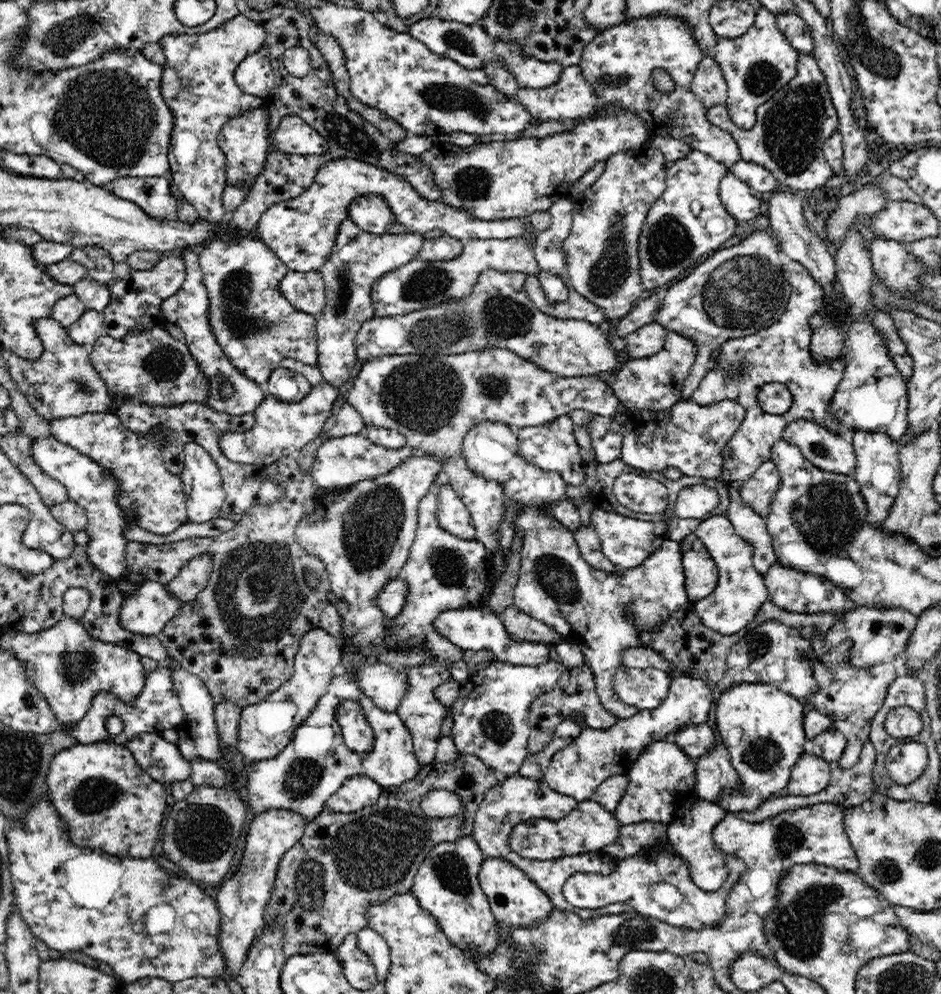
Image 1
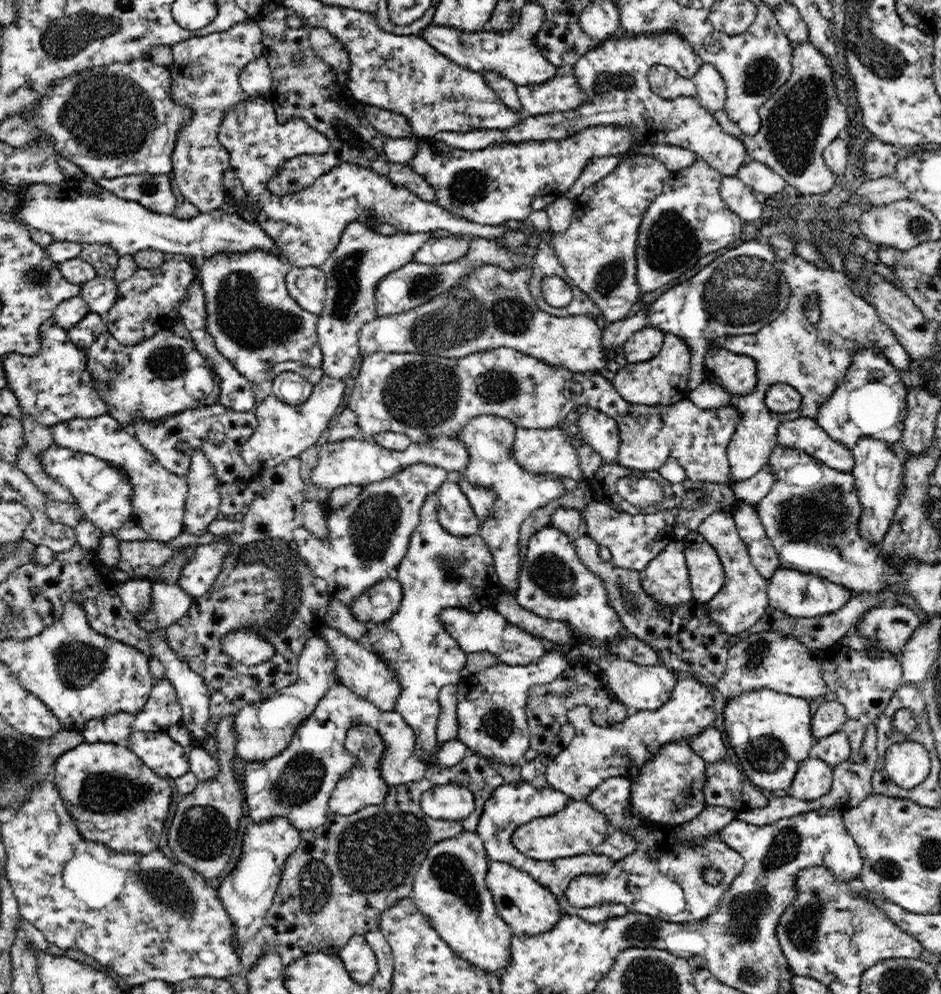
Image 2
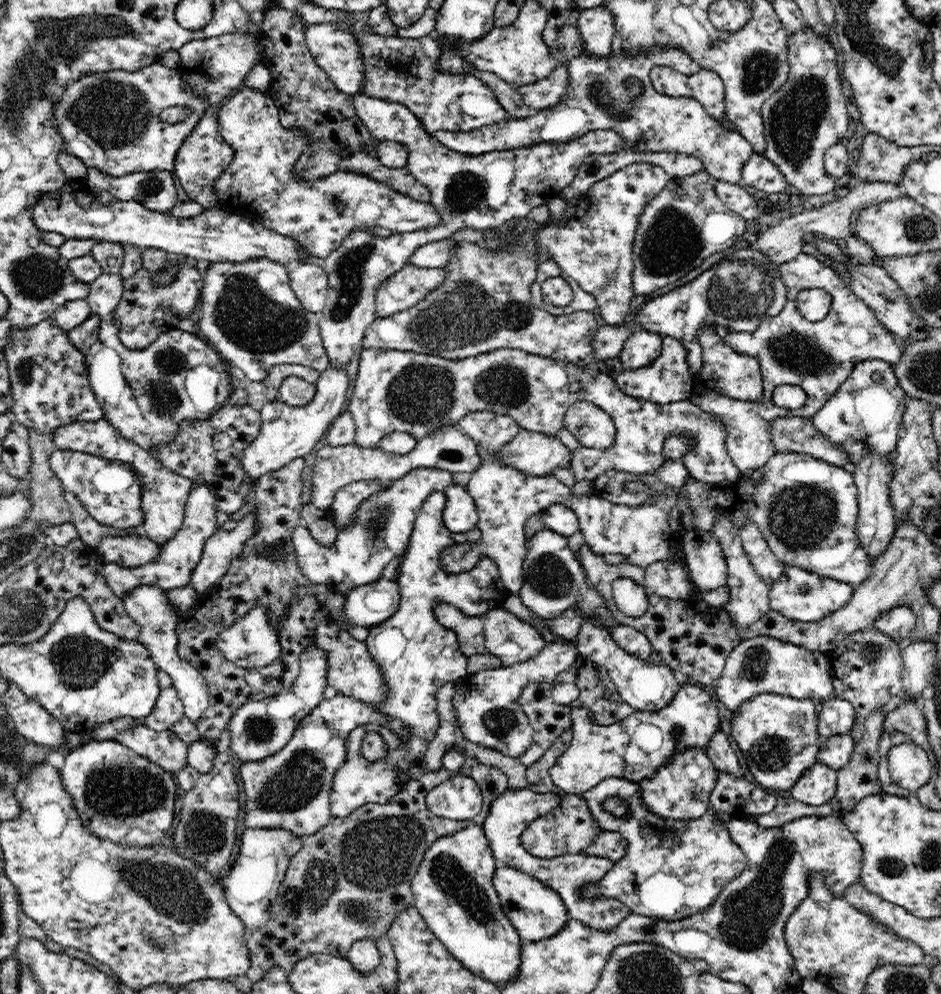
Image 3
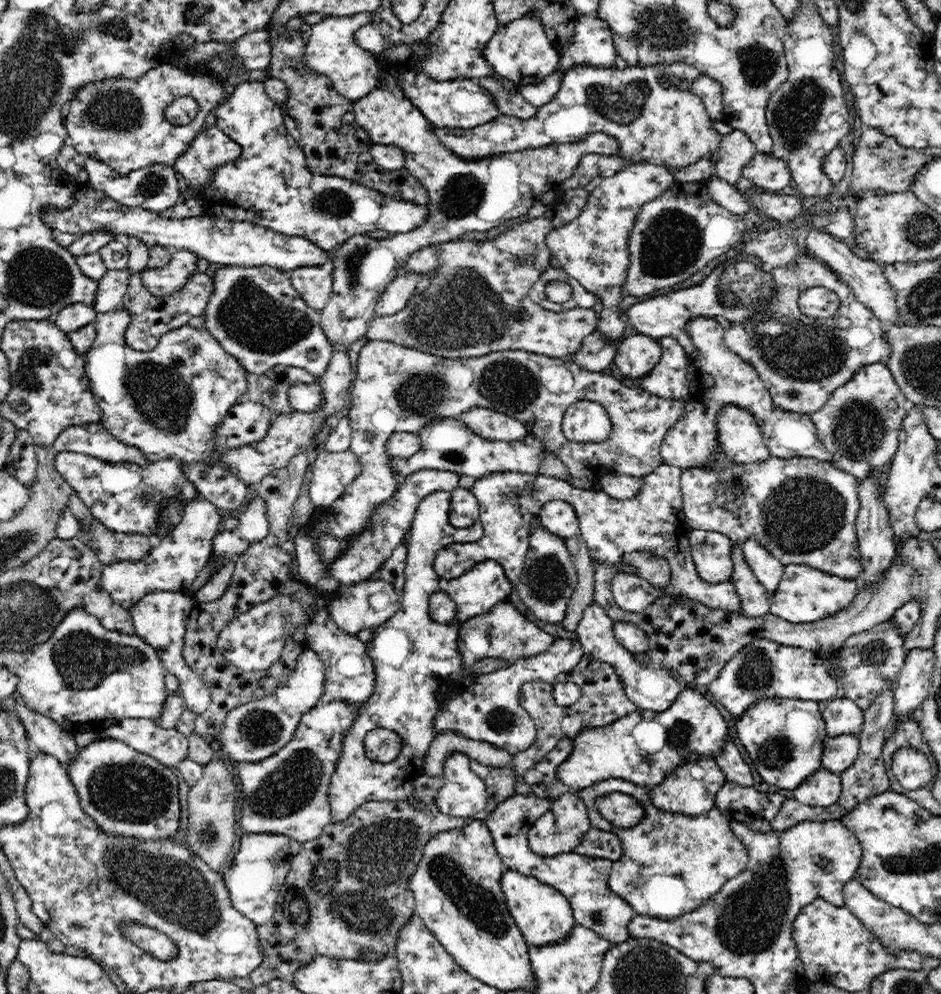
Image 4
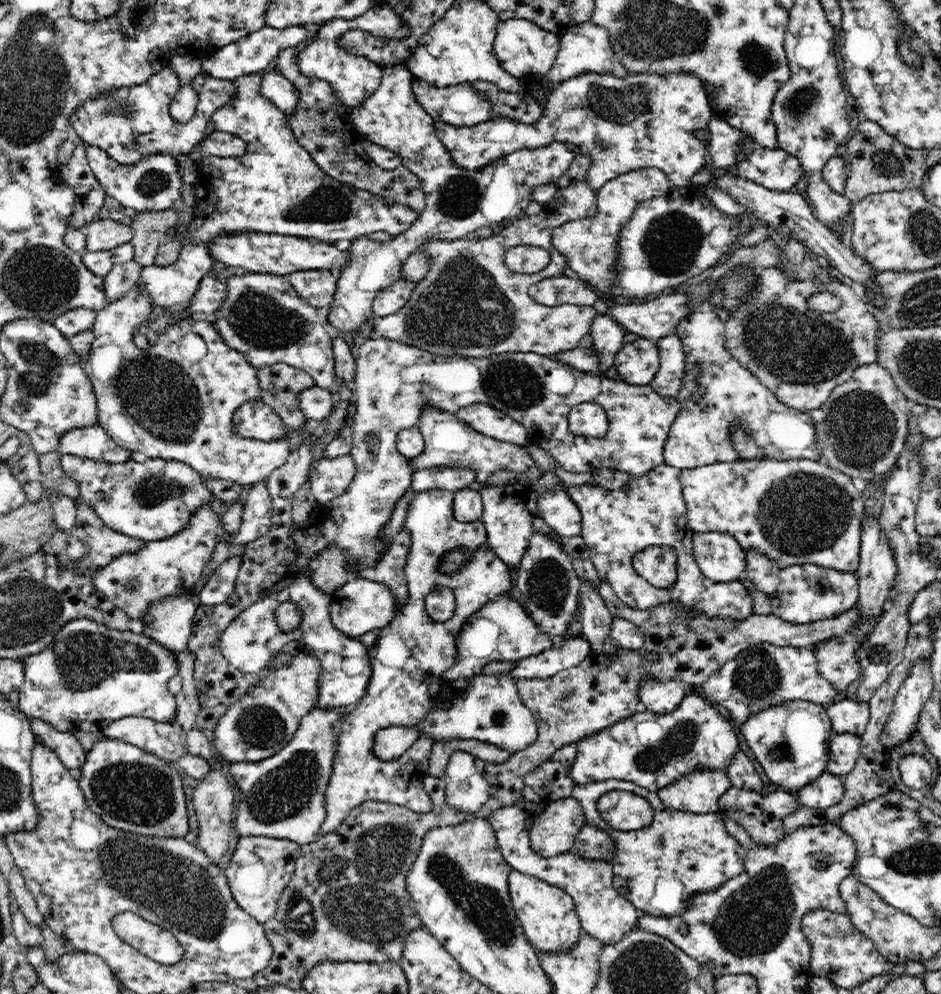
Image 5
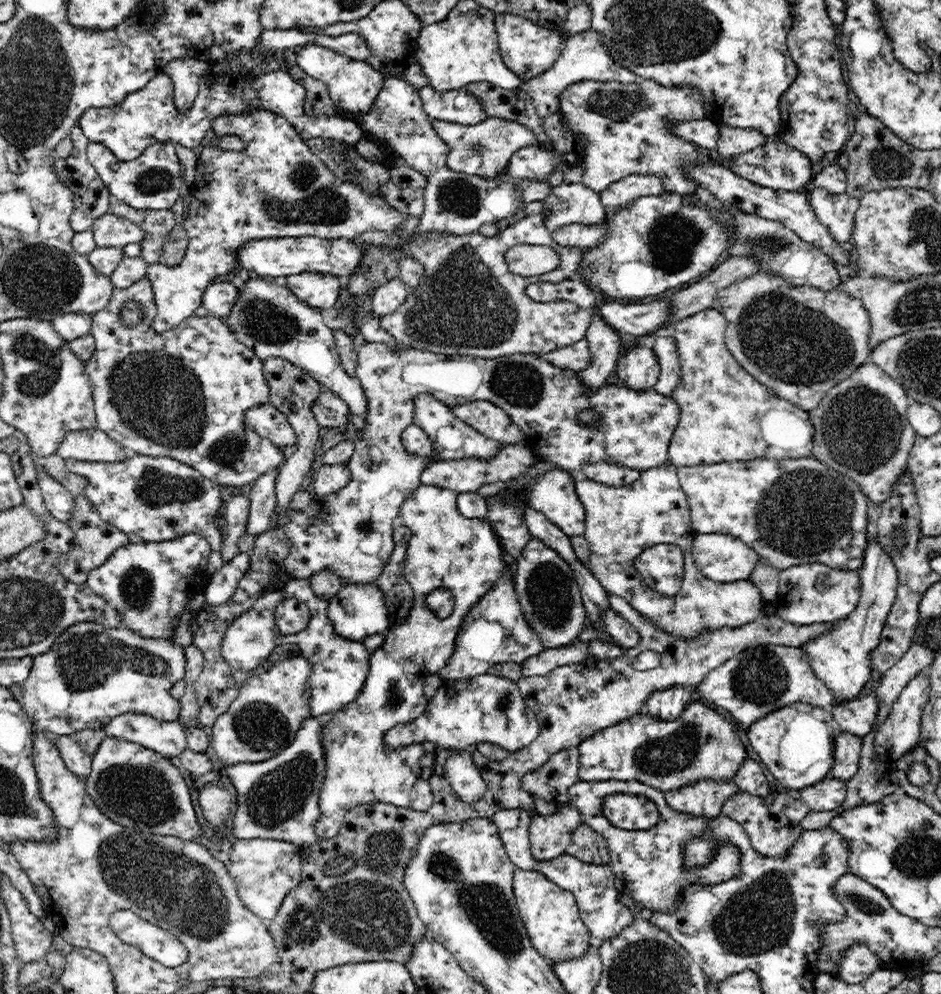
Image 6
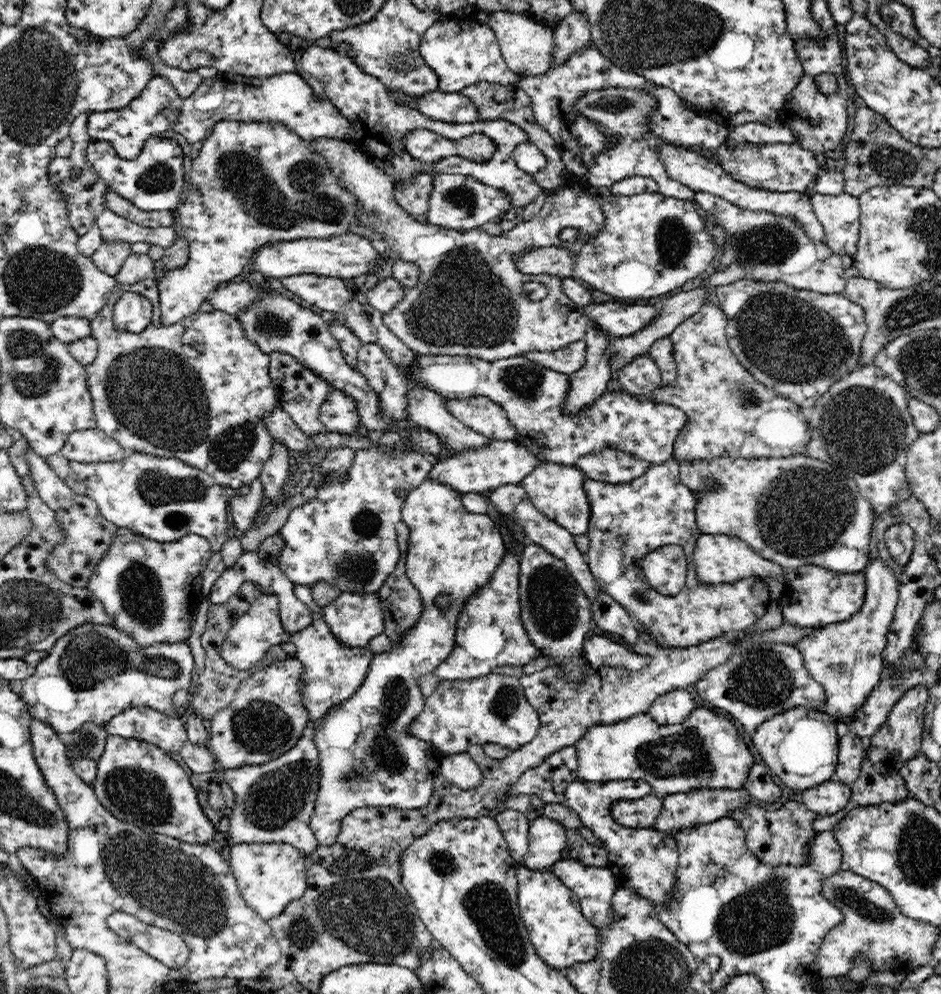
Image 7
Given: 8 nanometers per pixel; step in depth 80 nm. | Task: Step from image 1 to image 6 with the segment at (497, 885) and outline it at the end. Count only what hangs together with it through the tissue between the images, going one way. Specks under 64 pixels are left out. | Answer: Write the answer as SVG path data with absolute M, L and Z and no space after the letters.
M517 869L513 876L516 905L519 915L523 920L525 929L534 948L546 958L550 964L566 963L568 960L583 958L590 948L591 933L588 932L587 925L583 923L579 915L576 898L567 889L560 888L552 880L544 877L544 874L526 869Z

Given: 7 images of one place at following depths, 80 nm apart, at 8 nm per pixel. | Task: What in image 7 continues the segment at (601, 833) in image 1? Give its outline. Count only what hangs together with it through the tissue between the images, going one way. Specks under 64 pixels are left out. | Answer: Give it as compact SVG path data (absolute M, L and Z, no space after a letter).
M545 816L536 817L529 824L529 854L522 867L531 870L546 871L562 859L562 851L566 849L566 832L564 825Z

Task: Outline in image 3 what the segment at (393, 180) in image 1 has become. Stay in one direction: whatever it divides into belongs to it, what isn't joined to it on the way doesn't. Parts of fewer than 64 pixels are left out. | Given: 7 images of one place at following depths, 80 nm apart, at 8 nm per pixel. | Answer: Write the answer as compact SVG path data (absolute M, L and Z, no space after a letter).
M246 86L233 93L228 102L218 110L219 133L223 136L224 142L230 144L236 152L234 159L224 172L221 172L220 178L212 188L216 193L218 208L261 223L282 236L298 240L299 244L303 245L304 252L307 252L308 258L321 258L321 262L332 251L340 248L343 238L354 229L366 228L371 231L373 227L381 226L393 233L403 233L440 224L440 215L436 214L436 209L430 203L402 194L362 173L339 170L316 180L303 180L303 177L295 176L295 162L309 147L306 146L306 135L300 129L290 129L281 125L280 112L279 105L272 97L260 92L259 89Z

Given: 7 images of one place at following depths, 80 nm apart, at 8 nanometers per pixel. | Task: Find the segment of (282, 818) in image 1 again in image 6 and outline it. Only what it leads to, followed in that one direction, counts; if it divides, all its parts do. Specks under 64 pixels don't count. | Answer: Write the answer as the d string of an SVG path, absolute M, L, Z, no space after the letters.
M254 839L234 842L228 873L235 881L244 907L261 919L272 920L287 896L296 891L302 883L304 853L302 848L280 840Z

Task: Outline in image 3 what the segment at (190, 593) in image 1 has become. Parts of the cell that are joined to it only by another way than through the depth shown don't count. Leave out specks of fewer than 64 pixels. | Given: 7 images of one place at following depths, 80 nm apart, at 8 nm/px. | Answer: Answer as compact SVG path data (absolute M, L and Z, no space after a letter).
M252 512L237 522L231 531L219 528L206 542L198 564L192 569L189 585L198 593L205 593L228 570L231 560L239 555L244 543L256 528Z

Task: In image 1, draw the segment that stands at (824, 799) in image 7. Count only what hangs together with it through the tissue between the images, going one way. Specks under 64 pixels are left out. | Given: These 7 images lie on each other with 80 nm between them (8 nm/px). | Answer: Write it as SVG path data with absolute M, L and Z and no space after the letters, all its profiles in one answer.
M805 753L799 756L792 767L787 787L790 795L810 796L828 786L832 765L822 757Z

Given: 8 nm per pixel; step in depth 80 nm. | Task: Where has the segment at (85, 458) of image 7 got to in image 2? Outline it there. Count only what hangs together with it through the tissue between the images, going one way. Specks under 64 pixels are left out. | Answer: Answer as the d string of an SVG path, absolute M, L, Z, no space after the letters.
M106 414L95 419L68 420L67 423L56 424L51 431L57 446L110 461L127 473L135 486L135 499L132 500L135 514L133 520L149 534L152 541L165 543L183 532L188 494L186 477L164 468L135 435L125 431L112 416Z

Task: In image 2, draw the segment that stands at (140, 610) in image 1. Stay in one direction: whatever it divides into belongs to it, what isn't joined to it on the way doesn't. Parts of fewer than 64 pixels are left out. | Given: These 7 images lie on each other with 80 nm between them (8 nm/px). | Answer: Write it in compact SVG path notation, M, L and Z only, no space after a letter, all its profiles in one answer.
M154 580L151 588L154 589L152 610L144 618L135 616L135 621L146 632L156 630L156 628L164 630L170 627L191 608L193 597L186 594L177 584L160 583Z

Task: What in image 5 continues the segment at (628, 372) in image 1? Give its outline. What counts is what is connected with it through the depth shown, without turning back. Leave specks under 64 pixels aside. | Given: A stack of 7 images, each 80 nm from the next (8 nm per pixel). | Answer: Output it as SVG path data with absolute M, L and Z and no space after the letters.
M664 336L656 340L660 369L649 385L657 394L677 398L685 376L685 356L678 336Z

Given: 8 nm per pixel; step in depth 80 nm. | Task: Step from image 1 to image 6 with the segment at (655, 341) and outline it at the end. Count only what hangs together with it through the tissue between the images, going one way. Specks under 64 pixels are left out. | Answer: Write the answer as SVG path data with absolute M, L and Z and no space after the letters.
M652 344L636 345L619 358L616 372L626 388L633 391L647 391L656 387L660 376L660 366L653 352Z

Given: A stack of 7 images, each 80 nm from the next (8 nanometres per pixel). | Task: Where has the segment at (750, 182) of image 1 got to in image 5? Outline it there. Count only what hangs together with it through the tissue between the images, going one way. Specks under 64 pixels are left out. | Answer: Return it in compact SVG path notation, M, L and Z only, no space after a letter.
M754 146L754 152L748 157L737 160L735 172L768 190L784 192L794 187L803 175L799 160L783 149Z

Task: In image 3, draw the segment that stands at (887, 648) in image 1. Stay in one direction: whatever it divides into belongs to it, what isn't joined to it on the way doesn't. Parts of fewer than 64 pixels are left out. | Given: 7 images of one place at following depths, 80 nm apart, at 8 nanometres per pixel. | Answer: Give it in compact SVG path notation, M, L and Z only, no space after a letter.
M897 606L883 612L873 625L871 629L880 630L880 633L887 634L899 645L904 638L909 638L914 632L916 615L909 606Z

